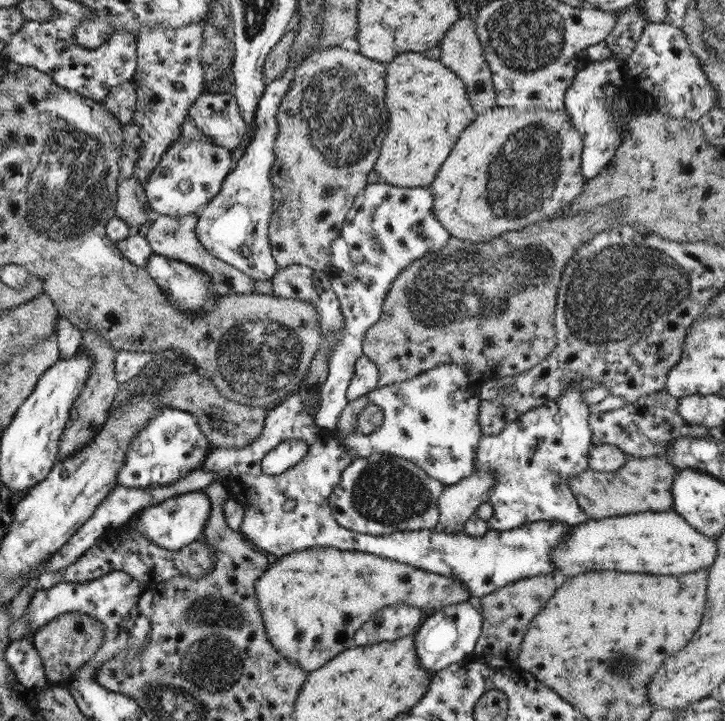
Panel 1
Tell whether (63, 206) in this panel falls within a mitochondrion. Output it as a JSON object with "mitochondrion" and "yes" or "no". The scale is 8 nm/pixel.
{"mitochondrion":"yes"}

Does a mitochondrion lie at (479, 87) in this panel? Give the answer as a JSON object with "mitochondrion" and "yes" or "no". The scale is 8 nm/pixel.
{"mitochondrion":"no"}

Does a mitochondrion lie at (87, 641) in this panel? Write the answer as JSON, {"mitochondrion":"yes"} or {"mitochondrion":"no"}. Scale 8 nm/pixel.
{"mitochondrion":"no"}

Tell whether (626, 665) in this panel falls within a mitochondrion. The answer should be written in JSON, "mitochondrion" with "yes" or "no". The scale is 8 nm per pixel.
{"mitochondrion":"yes"}

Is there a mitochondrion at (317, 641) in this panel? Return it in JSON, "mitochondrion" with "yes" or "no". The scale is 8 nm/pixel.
{"mitochondrion":"no"}

